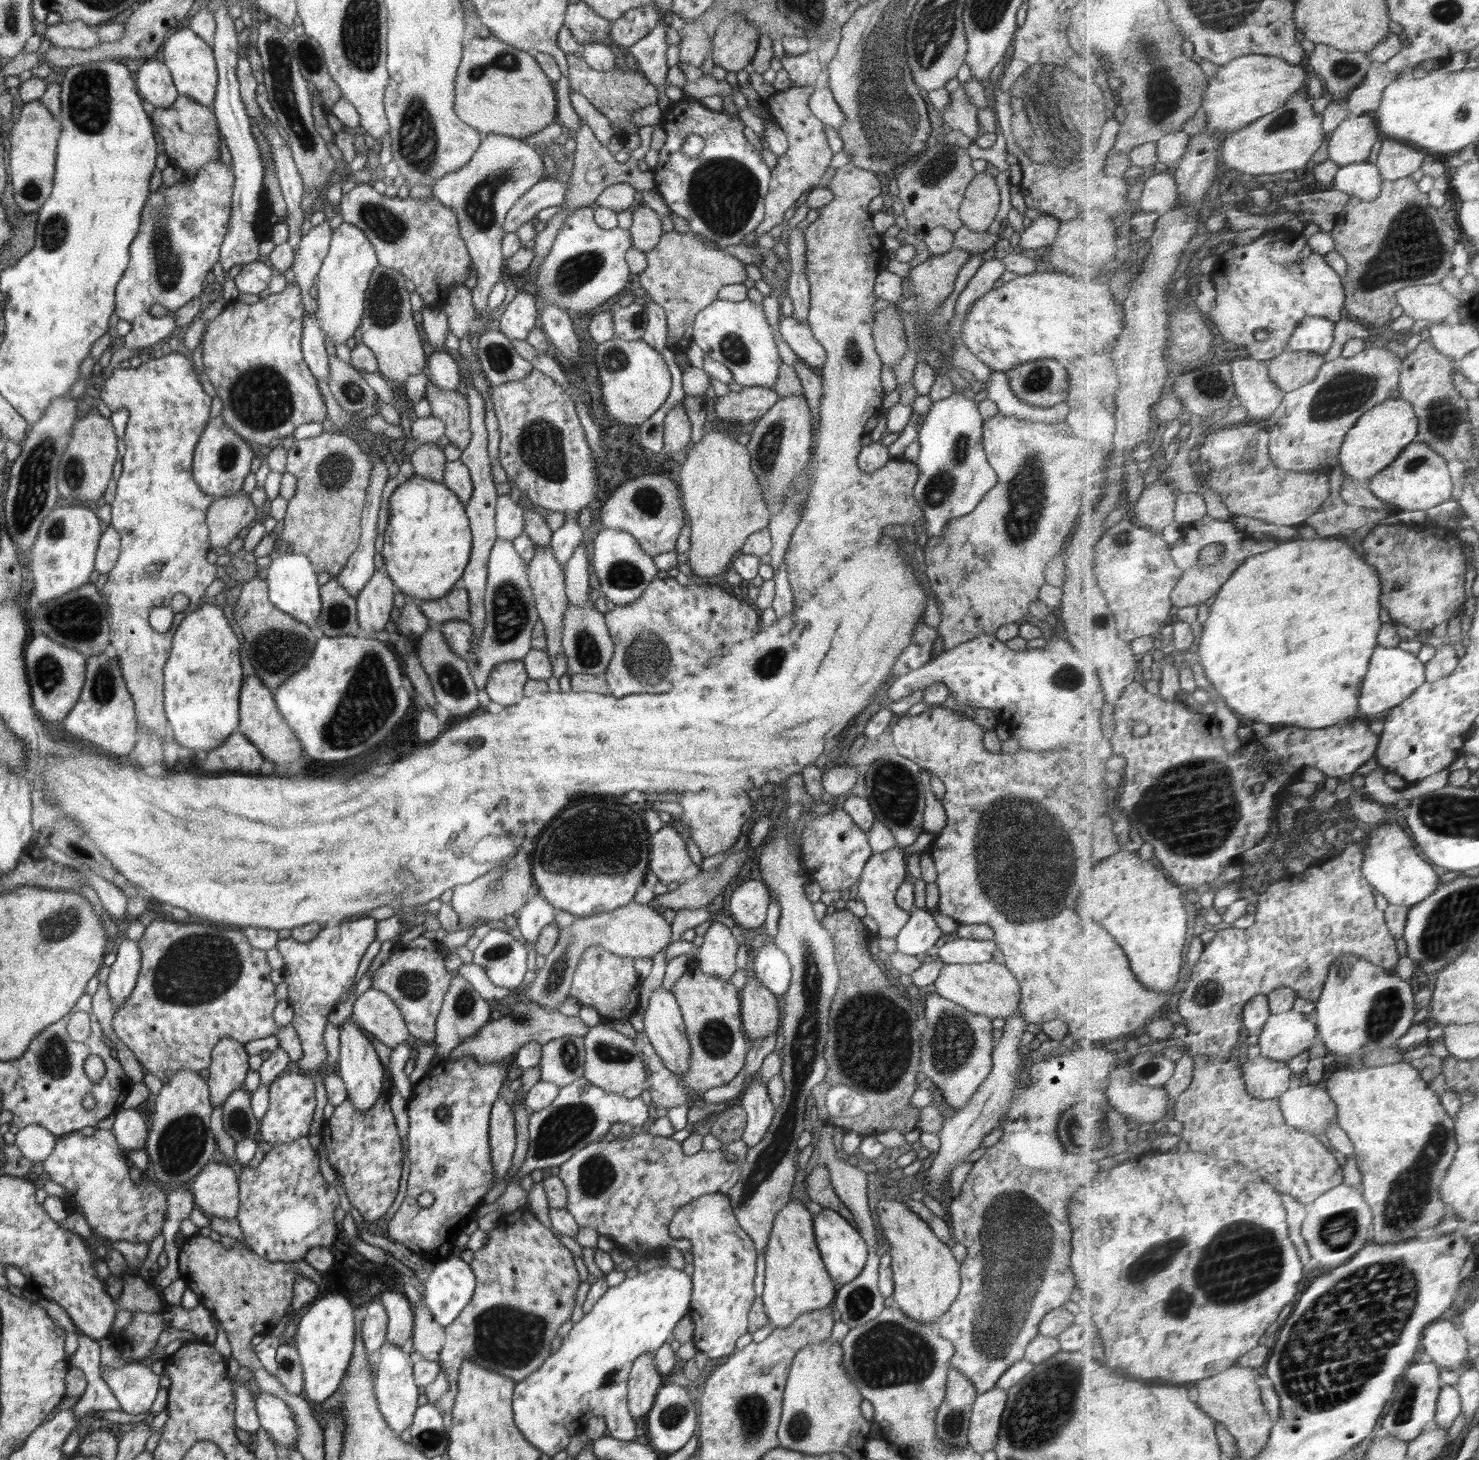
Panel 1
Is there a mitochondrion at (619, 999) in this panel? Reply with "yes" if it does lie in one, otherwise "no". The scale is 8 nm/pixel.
no

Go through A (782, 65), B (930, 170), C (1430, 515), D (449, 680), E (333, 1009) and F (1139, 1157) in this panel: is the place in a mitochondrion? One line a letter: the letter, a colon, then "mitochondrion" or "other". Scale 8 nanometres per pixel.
A: other
B: mitochondrion
C: other
D: mitochondrion
E: other
F: other

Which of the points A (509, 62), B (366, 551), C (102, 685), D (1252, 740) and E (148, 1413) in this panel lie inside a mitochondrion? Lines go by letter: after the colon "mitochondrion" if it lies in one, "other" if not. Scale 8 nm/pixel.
A: mitochondrion
B: other
C: mitochondrion
D: other
E: other

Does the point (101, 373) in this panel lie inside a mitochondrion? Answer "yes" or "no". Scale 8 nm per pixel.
no

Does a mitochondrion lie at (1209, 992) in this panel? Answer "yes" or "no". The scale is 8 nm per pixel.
yes

